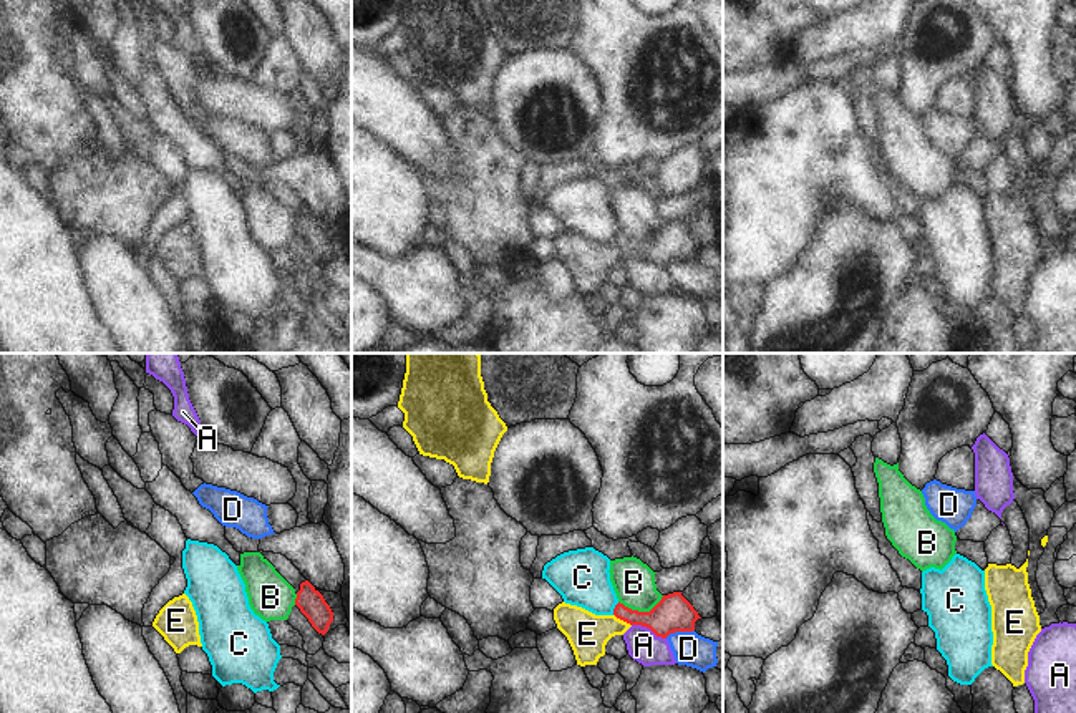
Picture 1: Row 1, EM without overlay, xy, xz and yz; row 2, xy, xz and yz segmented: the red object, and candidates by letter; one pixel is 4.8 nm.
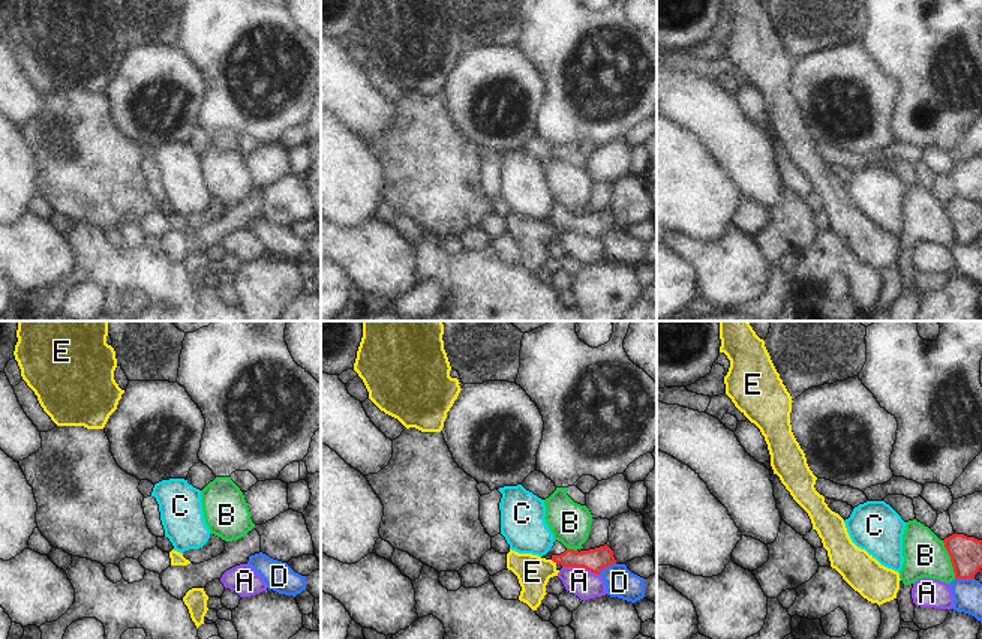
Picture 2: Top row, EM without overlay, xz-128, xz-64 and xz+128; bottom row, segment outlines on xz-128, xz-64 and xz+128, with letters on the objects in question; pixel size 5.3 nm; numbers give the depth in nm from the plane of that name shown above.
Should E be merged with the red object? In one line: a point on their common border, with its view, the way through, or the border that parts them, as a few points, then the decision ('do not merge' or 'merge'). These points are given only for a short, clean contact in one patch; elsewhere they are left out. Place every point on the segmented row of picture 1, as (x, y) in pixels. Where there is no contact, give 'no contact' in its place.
xz (622, 619) | along xz (614, 614), (630, 625) | do not merge

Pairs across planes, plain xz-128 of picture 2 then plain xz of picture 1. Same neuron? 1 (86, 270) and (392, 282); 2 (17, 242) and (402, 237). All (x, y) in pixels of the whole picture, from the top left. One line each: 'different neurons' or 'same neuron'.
1: different neurons
2: different neurons

